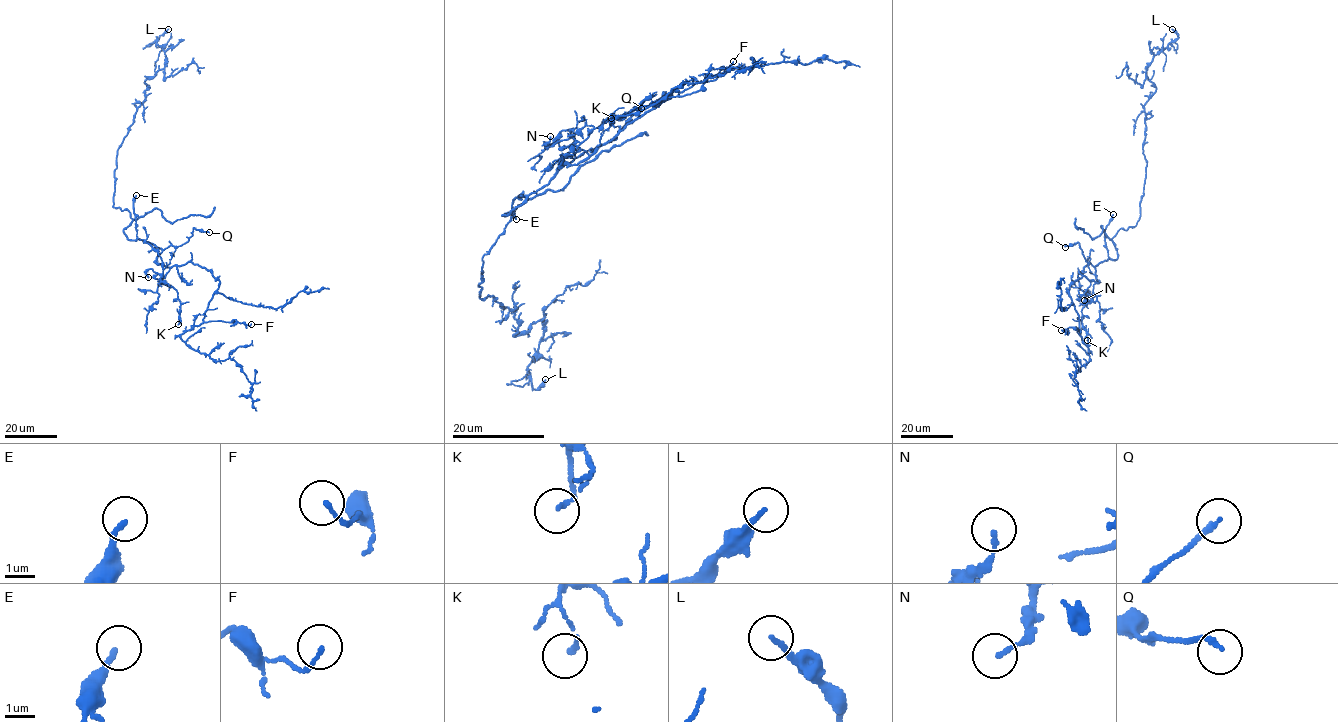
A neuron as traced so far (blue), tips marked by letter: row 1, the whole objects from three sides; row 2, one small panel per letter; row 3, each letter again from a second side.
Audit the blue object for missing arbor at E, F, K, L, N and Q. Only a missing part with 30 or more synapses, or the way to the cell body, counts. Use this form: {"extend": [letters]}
{"extend": ["E"]}

